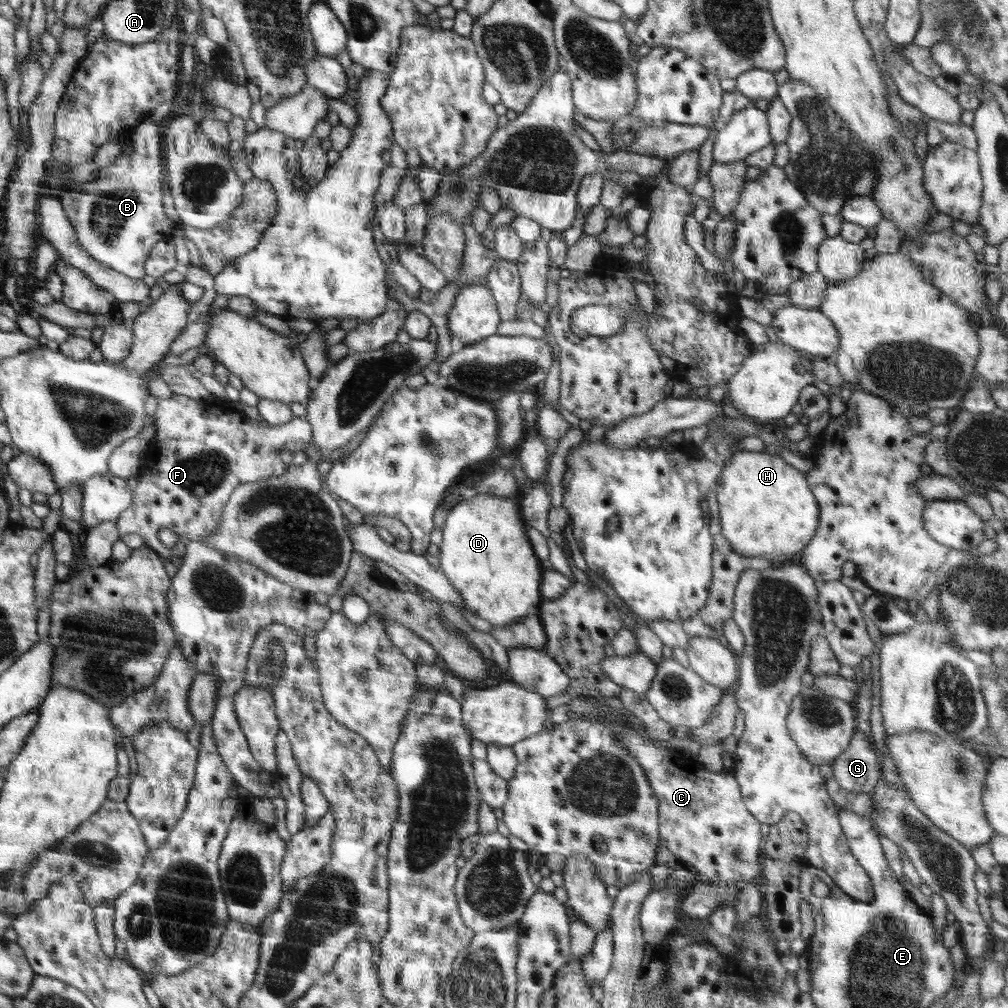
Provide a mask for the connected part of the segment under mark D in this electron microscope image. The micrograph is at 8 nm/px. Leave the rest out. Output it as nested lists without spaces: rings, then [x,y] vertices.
[[[486,492],[453,503],[442,527],[439,567],[450,584],[459,592],[468,611],[494,625],[510,625],[522,620],[531,606],[542,601],[539,589],[544,570],[529,542],[518,501],[509,497],[492,496]]]

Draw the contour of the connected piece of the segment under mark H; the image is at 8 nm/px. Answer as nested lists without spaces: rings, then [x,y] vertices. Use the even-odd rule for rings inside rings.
[[[737,450],[727,461],[715,495],[722,535],[732,548],[746,557],[767,557],[779,566],[798,554],[814,537],[819,508],[804,473],[779,455],[768,451]]]

